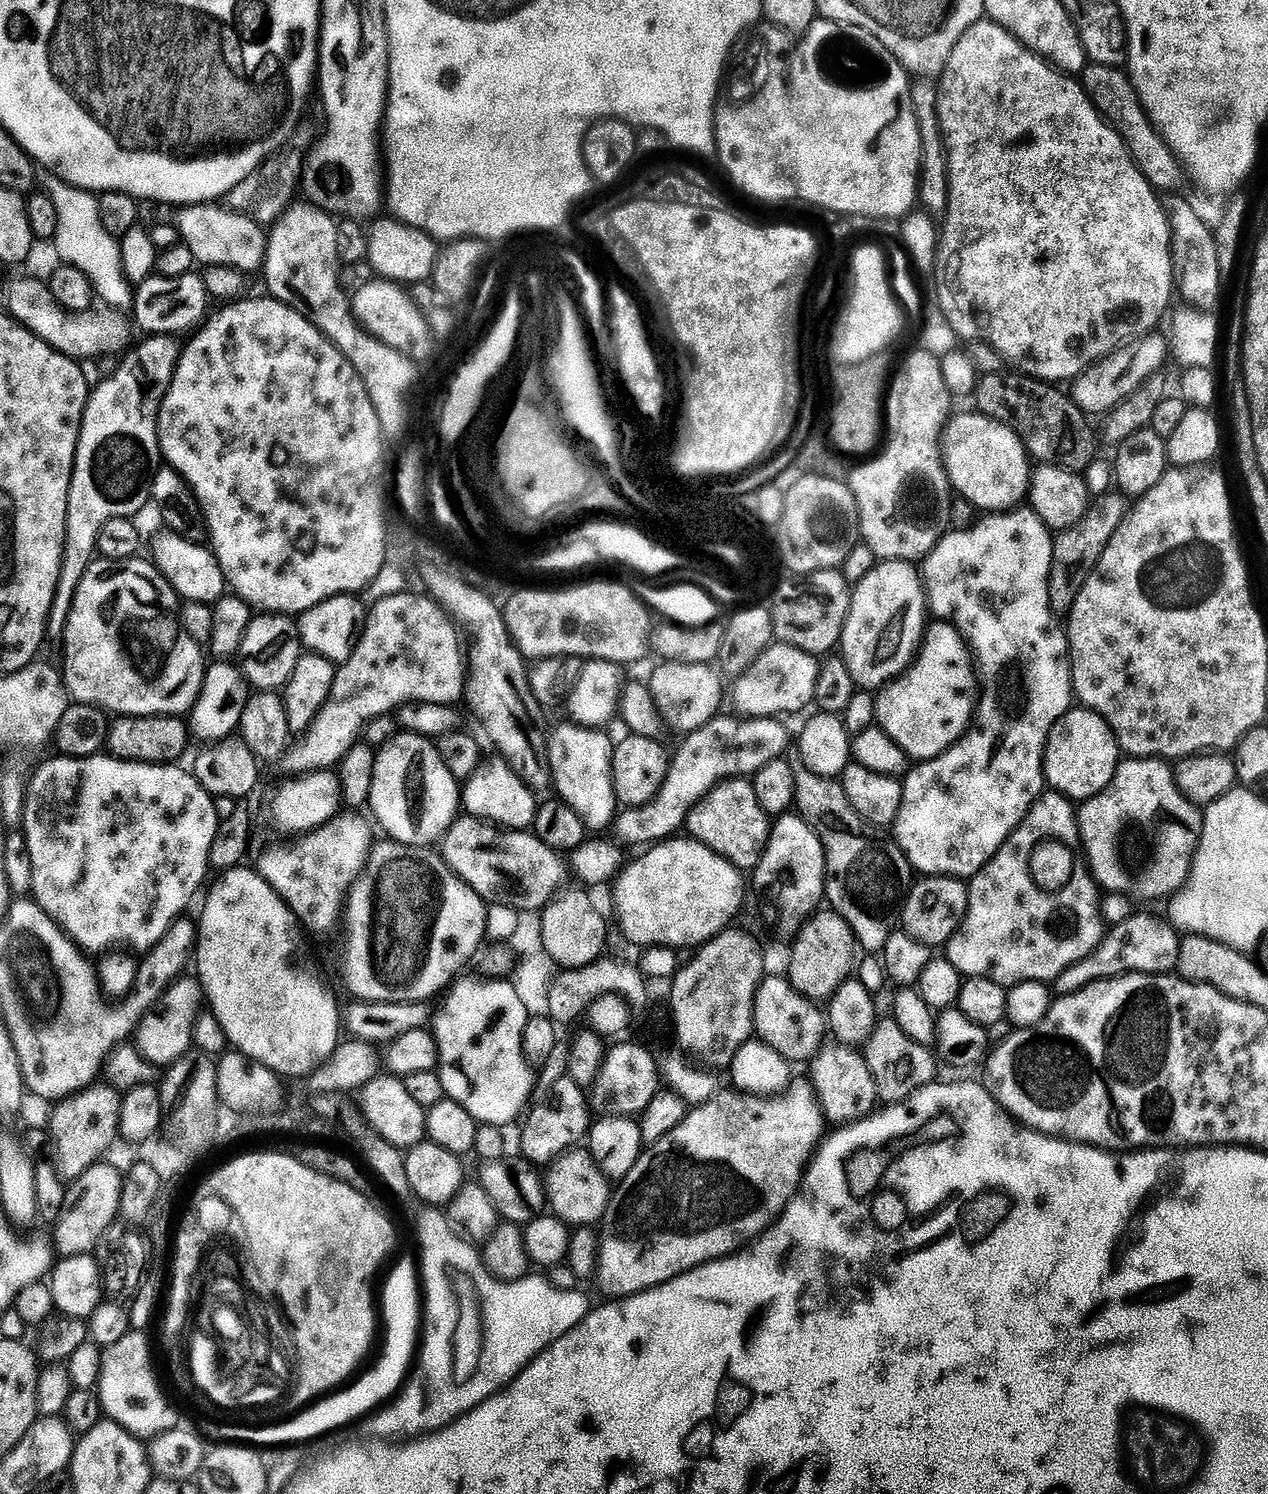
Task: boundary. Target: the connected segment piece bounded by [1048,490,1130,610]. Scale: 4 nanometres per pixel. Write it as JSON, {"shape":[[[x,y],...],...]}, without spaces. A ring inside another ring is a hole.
{"shape":[[[1109,491],[1103,496],[1095,497],[1091,501],[1088,513],[1074,526],[1070,526],[1065,532],[1059,533],[1053,539],[1052,565],[1048,579],[1050,602],[1053,609],[1072,609],[1078,594],[1082,590],[1084,579],[1088,577],[1099,562],[1101,554],[1110,542],[1110,538],[1114,538],[1118,526],[1124,521],[1124,517],[1128,515],[1129,511],[1129,501],[1119,491]]]}

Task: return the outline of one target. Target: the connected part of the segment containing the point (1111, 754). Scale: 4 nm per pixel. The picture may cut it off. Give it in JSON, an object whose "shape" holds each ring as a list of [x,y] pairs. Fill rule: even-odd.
{"shape":[[[1083,706],[1073,707],[1050,730],[1048,744],[1044,748],[1044,779],[1049,789],[1055,790],[1061,796],[1071,798],[1076,802],[1083,802],[1098,795],[1114,778],[1116,768],[1122,763],[1120,744],[1110,730],[1108,723],[1096,712]]]}

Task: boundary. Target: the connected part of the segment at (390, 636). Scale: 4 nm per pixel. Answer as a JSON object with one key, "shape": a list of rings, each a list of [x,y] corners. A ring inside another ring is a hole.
{"shape":[[[405,590],[396,595],[385,595],[371,605],[356,649],[345,664],[335,669],[329,698],[306,733],[308,741],[300,752],[300,764],[304,770],[331,769],[344,759],[345,752],[355,743],[356,735],[368,721],[383,717],[401,704],[441,704],[452,706],[466,696],[466,648],[460,645],[461,629],[437,602],[427,595],[411,596]]]}

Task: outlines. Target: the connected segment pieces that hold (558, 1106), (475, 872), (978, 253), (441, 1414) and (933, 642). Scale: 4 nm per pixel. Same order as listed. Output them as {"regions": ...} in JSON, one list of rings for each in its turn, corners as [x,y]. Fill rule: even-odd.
{"regions":[[[[566,1075],[558,1079],[554,1086],[543,1095],[540,1100],[533,1103],[533,1108],[527,1109],[523,1117],[524,1129],[520,1132],[520,1148],[524,1151],[524,1156],[528,1160],[533,1160],[536,1164],[551,1165],[557,1156],[563,1156],[565,1152],[573,1147],[576,1139],[583,1137],[590,1127],[590,1119],[584,1113],[584,1098],[586,1102],[586,1092],[579,1083]]],[[[467,814],[457,815],[439,837],[439,859],[447,864],[460,879],[465,880],[489,905],[537,904],[537,906],[543,906],[553,899],[561,887],[559,860],[561,857],[544,845],[531,831],[492,830],[496,832],[488,832],[488,828],[489,825],[479,818],[473,818]]],[[[985,18],[980,20],[974,26],[970,26],[970,30],[966,30],[966,34],[962,34],[962,38],[958,42],[958,46],[954,46],[954,50],[950,54],[950,58],[945,62],[942,71],[939,73],[940,86],[936,91],[936,119],[939,120],[940,135],[946,141],[946,157],[947,157],[947,174],[948,174],[948,209],[942,216],[944,226],[942,224],[942,233],[946,236],[945,248],[945,266],[939,271],[940,284],[951,294],[952,300],[956,304],[947,306],[946,315],[947,322],[951,324],[957,337],[961,341],[967,342],[983,342],[988,344],[993,349],[995,355],[1005,360],[1009,369],[1015,370],[1017,373],[1025,376],[1032,376],[1035,380],[1043,380],[1045,382],[1061,382],[1060,380],[1068,380],[1067,382],[1075,381],[1076,377],[1081,376],[1086,369],[1092,365],[1104,360],[1110,353],[1116,351],[1125,342],[1136,342],[1141,338],[1147,337],[1160,324],[1160,319],[1164,315],[1169,315],[1168,307],[1172,304],[1172,296],[1174,300],[1174,265],[1172,262],[1172,223],[1168,221],[1168,213],[1165,205],[1162,203],[1161,197],[1158,195],[1157,189],[1152,187],[1148,179],[1141,174],[1135,162],[1132,160],[1128,148],[1124,144],[1124,139],[1116,133],[1115,128],[1107,123],[1103,116],[1088,97],[1084,90],[1083,83],[1079,79],[1073,78],[1071,75],[1065,74],[1058,68],[1052,67],[1047,60],[1037,56],[1027,48],[1022,41],[1014,38],[1006,31],[1001,24],[993,24],[991,20]]],[[[428,1206],[423,1210],[416,1224],[420,1248],[424,1251],[418,1261],[418,1276],[422,1281],[422,1339],[418,1344],[418,1363],[416,1373],[414,1368],[410,1379],[391,1401],[390,1411],[380,1416],[379,1432],[420,1432],[420,1428],[436,1428],[436,1424],[448,1426],[459,1420],[468,1404],[476,1408],[476,1400],[488,1396],[496,1384],[511,1384],[545,1348],[578,1327],[590,1311],[583,1291],[558,1290],[550,1286],[543,1275],[528,1274],[523,1279],[507,1282],[495,1278],[481,1264],[477,1245],[463,1235],[455,1236],[453,1225],[439,1207]]],[[[951,623],[930,624],[916,665],[885,683],[875,697],[879,727],[916,762],[941,756],[969,729],[974,716],[974,666],[969,649]]]]}

